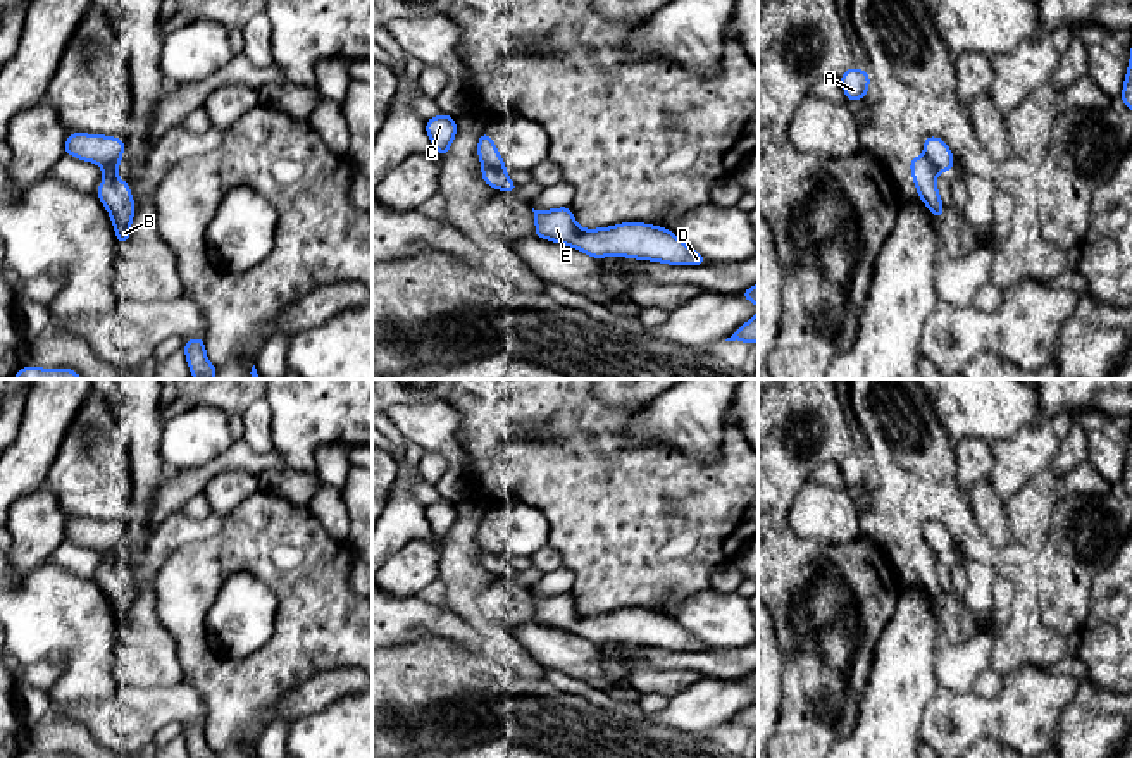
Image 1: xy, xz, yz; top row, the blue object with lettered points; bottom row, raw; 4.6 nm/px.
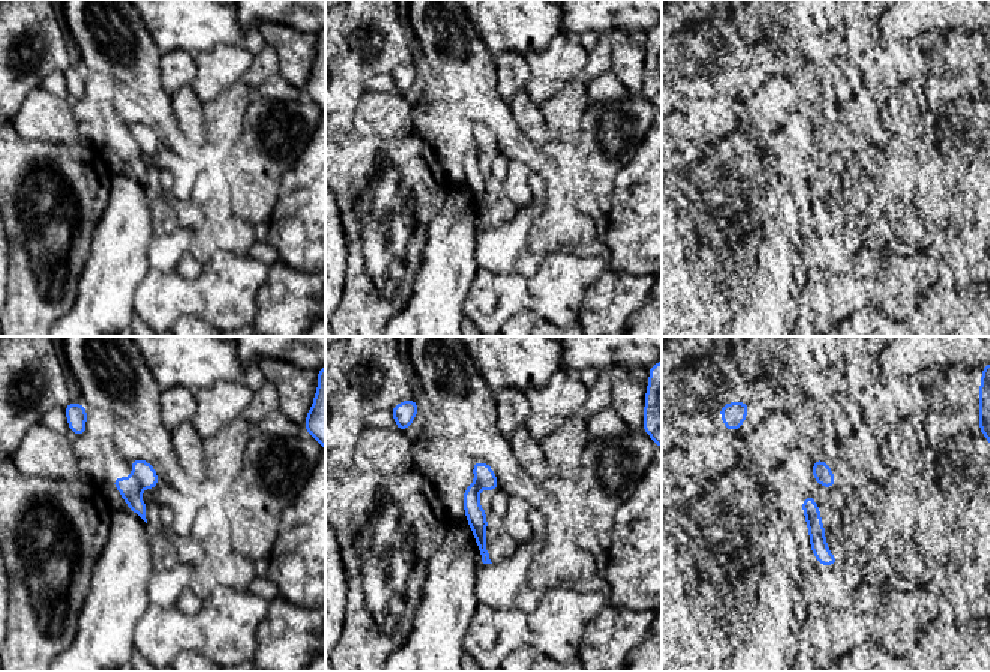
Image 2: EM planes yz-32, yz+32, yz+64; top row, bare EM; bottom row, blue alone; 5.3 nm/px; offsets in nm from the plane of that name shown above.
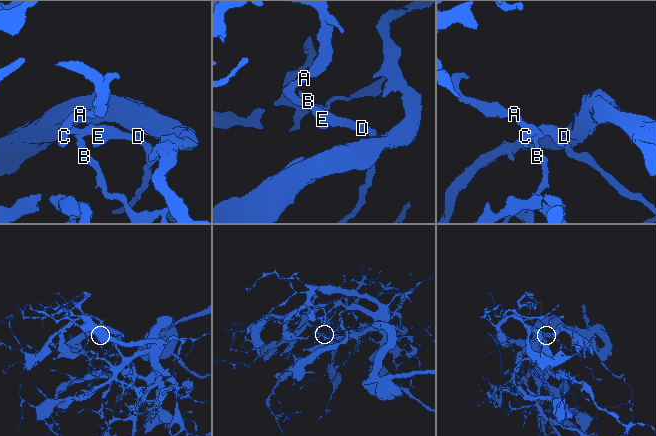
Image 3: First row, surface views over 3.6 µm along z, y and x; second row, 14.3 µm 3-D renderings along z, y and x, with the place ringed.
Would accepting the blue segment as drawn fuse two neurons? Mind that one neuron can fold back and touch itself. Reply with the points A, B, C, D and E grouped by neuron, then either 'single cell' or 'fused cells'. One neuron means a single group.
groups A C D E / B; fused cells

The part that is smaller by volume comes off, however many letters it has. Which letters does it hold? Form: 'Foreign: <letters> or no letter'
Foreign: B

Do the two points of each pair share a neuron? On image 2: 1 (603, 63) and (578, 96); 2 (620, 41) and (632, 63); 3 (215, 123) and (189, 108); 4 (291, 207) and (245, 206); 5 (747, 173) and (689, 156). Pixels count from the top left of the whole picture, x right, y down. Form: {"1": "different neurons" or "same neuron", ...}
{"1": "different neurons", "2": "same neuron", "3": "different neurons", "4": "different neurons", "5": "same neuron"}

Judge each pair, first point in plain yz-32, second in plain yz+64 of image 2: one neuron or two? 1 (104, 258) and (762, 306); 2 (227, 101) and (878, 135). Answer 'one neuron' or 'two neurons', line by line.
1: one neuron
2: two neurons

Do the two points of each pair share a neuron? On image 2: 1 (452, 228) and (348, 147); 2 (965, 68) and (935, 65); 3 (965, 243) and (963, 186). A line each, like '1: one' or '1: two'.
1: two
2: two
3: one

